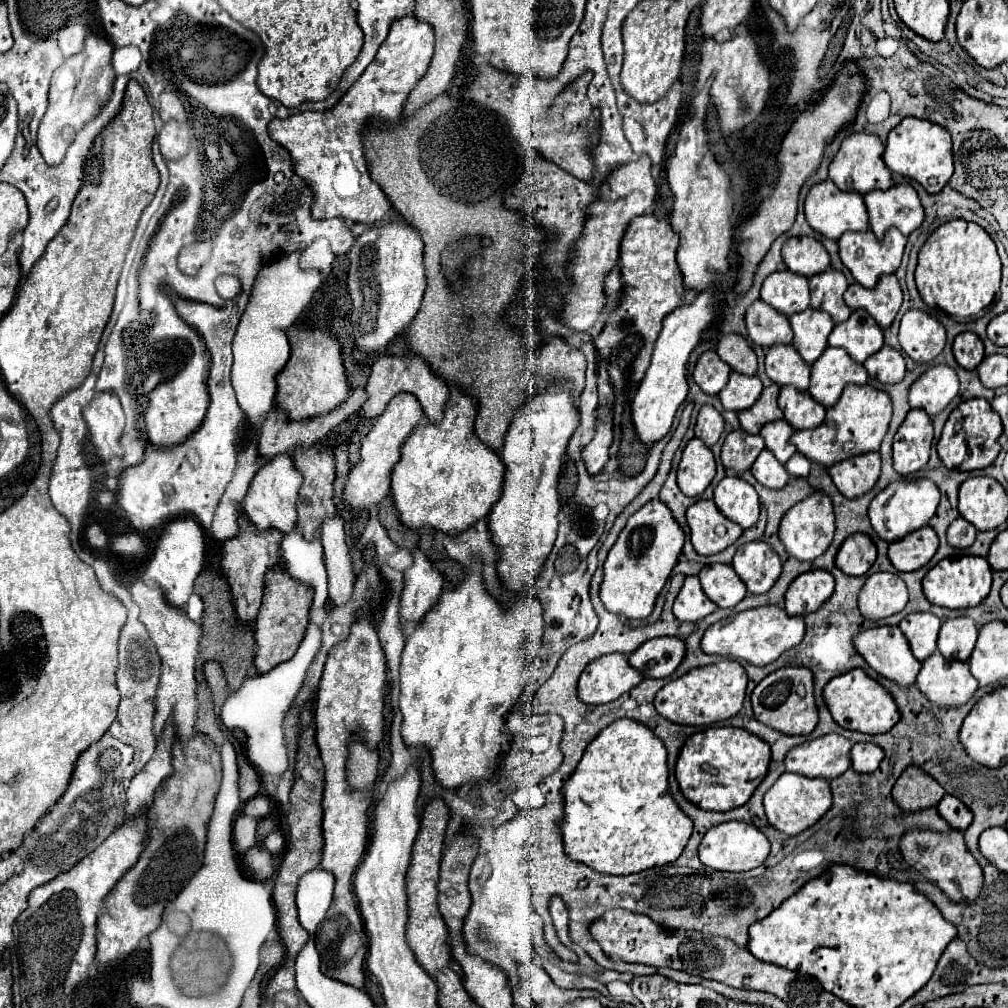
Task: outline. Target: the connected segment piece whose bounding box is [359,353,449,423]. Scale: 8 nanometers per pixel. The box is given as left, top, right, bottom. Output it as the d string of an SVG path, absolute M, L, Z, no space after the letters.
M381 355L369 373L369 381L367 381L367 401L361 407L359 415L361 419L375 419L379 417L387 403L397 395L397 393L411 393L419 399L427 421L431 423L439 423L443 419L443 411L445 411L445 399L449 399L449 387L445 385L445 381L441 381L441 377L437 377L435 373L431 373L429 365L425 365L425 361L421 361L421 357L417 355L405 355L405 357L393 357L393 355Z

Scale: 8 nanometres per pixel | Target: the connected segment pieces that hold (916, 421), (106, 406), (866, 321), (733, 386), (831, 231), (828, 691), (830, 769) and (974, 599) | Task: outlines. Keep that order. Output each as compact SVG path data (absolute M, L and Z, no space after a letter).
M911 409L893 439L893 465L901 475L911 475L927 465L933 425L921 409Z
M111 391L101 393L101 397L93 399L91 405L85 407L83 417L89 427L91 443L95 445L95 451L101 461L105 461L107 465L107 473L113 477L121 475L123 467L113 469L109 465L111 459L123 459L123 449L119 441L125 429L125 413L117 395Z
M857 309L843 323L837 323L829 335L831 347L845 349L857 363L883 347L883 329L865 309Z
M733 371L729 383L719 393L719 399L725 409L739 413L743 409L749 409L759 399L761 391L763 391L763 383L757 375L743 375Z
M831 179L815 183L805 197L805 217L807 223L823 237L837 241L845 231L867 231L867 209L863 205L863 195L857 191L841 191Z
M851 669L841 677L833 677L833 681L829 681L829 685L825 687L825 701L829 705L833 719L841 727L869 733L869 735L889 731L901 719L901 713L893 695L875 679L871 679L863 669Z
M837 733L809 739L787 753L785 769L805 777L835 779L851 767L851 747L853 741Z
M963 555L959 559L947 557L947 559L941 559L923 577L923 593L933 605L939 605L939 607L949 607L949 609L973 607L973 605L979 605L979 601L983 601L989 595L991 573L993 569L989 567L985 557L977 557L977 555Z

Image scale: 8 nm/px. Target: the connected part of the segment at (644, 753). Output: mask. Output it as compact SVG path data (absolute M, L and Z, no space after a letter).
M617 719L605 727L585 749L575 773L563 787L565 819L559 823L563 831L565 853L605 875L631 875L657 865L673 863L685 849L693 821L681 811L669 791L667 749L663 741L643 723L633 719Z

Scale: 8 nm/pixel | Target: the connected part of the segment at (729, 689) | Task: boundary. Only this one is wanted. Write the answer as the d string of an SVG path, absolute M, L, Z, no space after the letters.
M719 661L709 667L697 667L669 681L655 697L655 709L669 721L681 725L711 725L737 715L743 707L747 673L739 661Z

